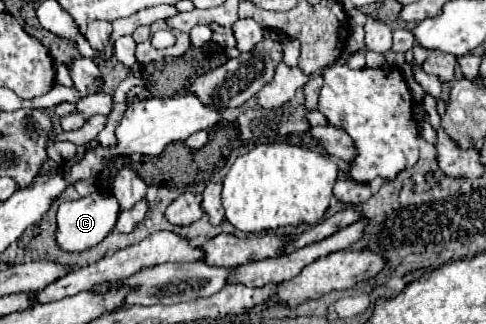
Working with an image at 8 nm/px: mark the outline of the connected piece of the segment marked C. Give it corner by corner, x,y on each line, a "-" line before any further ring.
94,192
94,194
88,194
86,198
62,202
56,212
56,226
58,226
56,228
56,244
60,246
60,250
72,252
72,254
94,248
110,234
110,230
116,224
118,214
120,214
118,200
112,194

